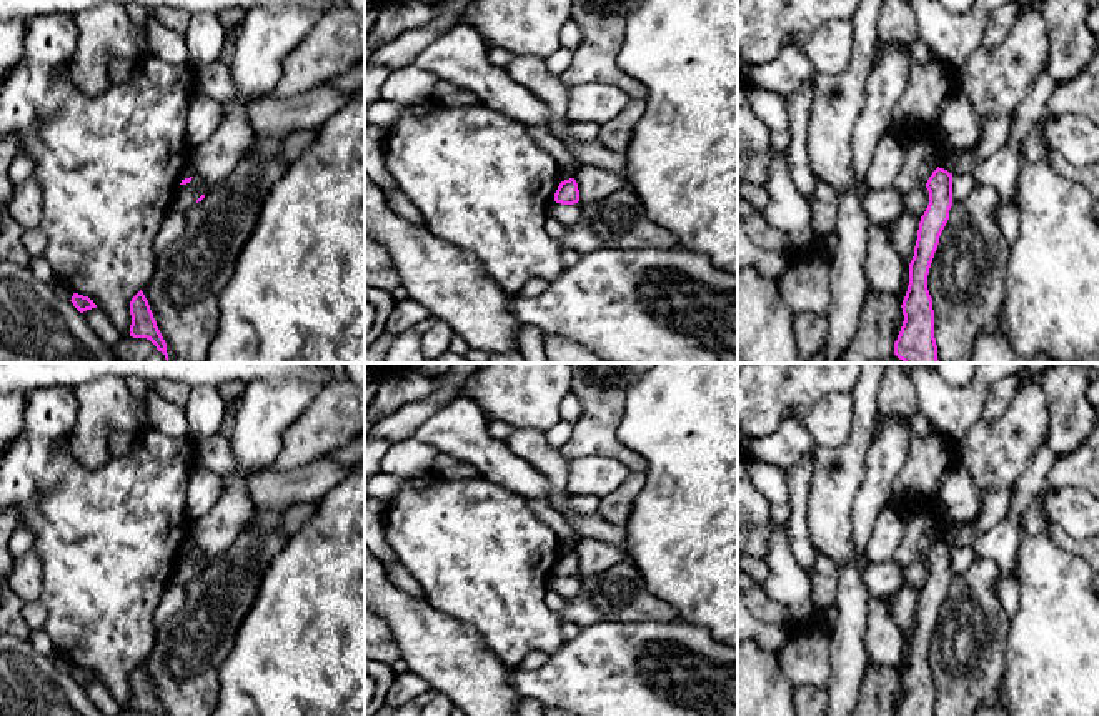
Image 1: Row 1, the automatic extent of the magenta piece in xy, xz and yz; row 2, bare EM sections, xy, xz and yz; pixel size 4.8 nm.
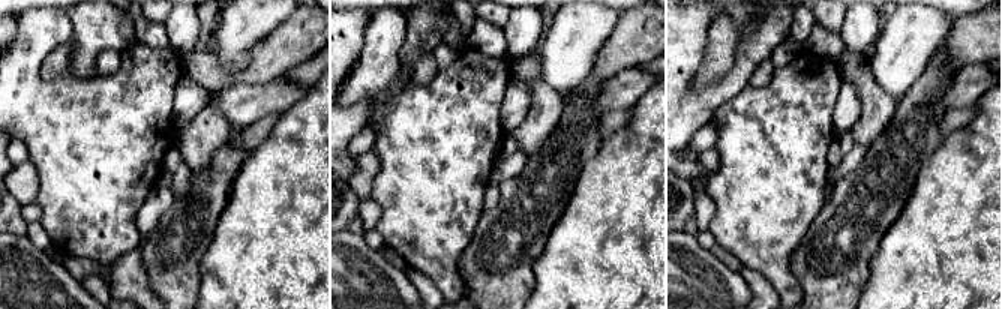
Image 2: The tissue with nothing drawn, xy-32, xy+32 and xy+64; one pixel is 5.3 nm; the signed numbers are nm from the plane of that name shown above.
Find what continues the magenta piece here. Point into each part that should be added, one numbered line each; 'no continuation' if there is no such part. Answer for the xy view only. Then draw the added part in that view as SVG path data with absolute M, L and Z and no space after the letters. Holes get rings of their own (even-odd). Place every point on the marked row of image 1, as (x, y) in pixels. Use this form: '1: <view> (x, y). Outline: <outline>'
no continuation

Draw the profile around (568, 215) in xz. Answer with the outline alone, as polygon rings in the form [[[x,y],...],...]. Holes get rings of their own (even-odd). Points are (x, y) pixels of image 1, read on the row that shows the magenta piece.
[[[553,201],[548,208],[548,216],[559,220],[564,226],[574,225],[579,220],[581,205],[561,205]]]

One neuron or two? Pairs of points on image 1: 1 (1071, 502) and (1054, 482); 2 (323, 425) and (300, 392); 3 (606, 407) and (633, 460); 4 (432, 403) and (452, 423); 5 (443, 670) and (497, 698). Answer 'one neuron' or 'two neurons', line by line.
1: two neurons
2: two neurons
3: one neuron
4: two neurons
5: one neuron

